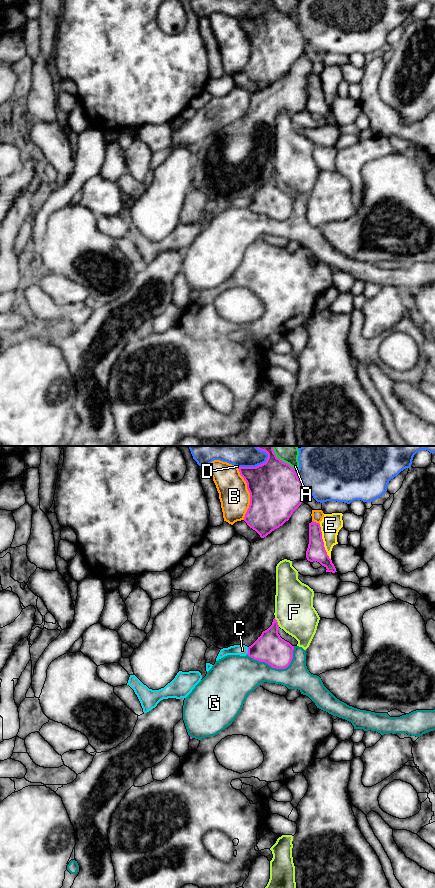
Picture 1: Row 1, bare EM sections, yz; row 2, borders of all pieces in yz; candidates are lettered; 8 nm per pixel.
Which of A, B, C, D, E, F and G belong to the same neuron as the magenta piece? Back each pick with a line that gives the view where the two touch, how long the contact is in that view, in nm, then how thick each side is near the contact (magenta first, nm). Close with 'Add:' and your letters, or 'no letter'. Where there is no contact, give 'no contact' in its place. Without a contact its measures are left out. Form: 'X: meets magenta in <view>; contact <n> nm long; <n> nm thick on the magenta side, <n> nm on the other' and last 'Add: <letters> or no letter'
Add: no letter

